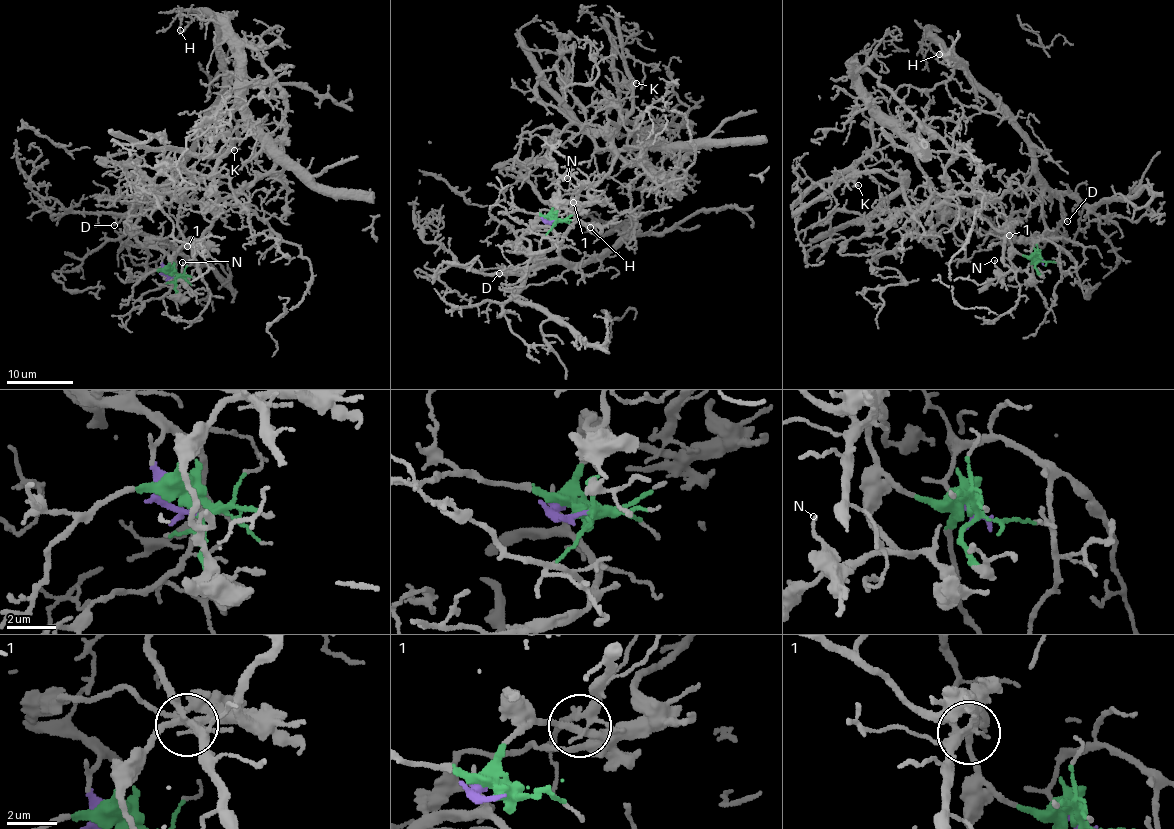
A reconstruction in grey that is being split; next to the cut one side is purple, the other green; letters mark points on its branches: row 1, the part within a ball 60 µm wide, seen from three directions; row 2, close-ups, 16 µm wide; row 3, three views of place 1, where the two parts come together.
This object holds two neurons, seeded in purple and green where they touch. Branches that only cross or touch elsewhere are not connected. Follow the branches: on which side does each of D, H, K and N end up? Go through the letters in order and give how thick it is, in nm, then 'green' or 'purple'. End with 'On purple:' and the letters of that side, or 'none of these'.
D: calibre 180 nm; purple
H: calibre 140 nm; purple
K: calibre 130 nm; green
N: calibre 140 nm; green
On purple: D, H

